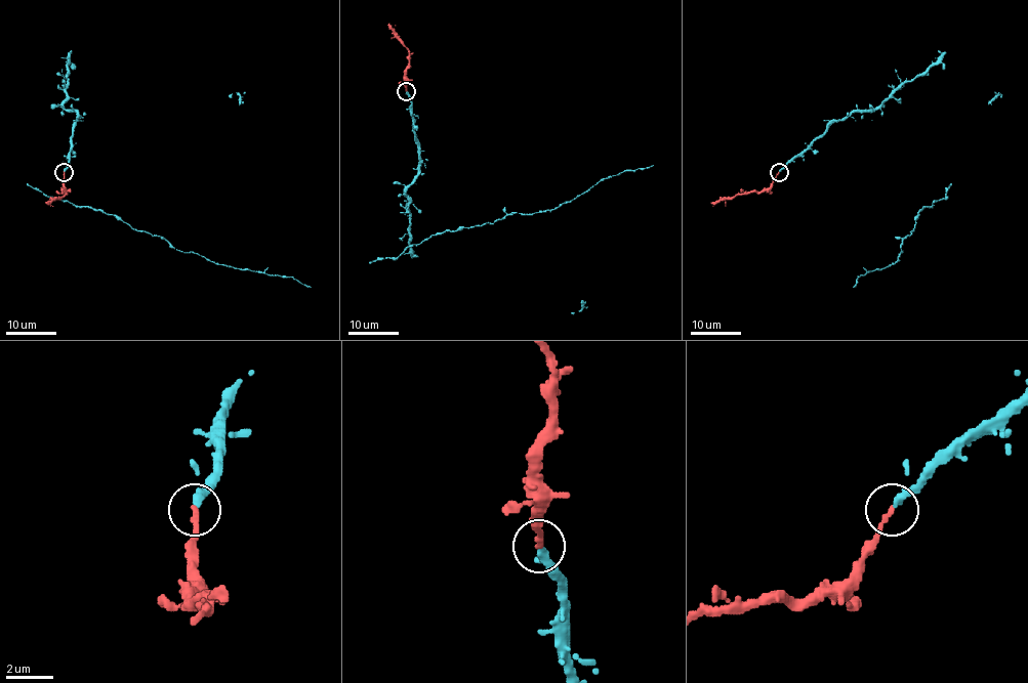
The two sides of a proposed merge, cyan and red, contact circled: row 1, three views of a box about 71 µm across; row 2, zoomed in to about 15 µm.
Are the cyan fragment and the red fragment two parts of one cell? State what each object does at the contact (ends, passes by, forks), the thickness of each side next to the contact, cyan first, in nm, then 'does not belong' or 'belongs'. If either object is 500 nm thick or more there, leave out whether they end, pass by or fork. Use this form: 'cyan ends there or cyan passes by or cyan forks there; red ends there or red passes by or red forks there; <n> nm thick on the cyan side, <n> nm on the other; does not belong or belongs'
cyan passes by; red ends there; 240 nm thick on the cyan side, 280 nm on the other; belongs

